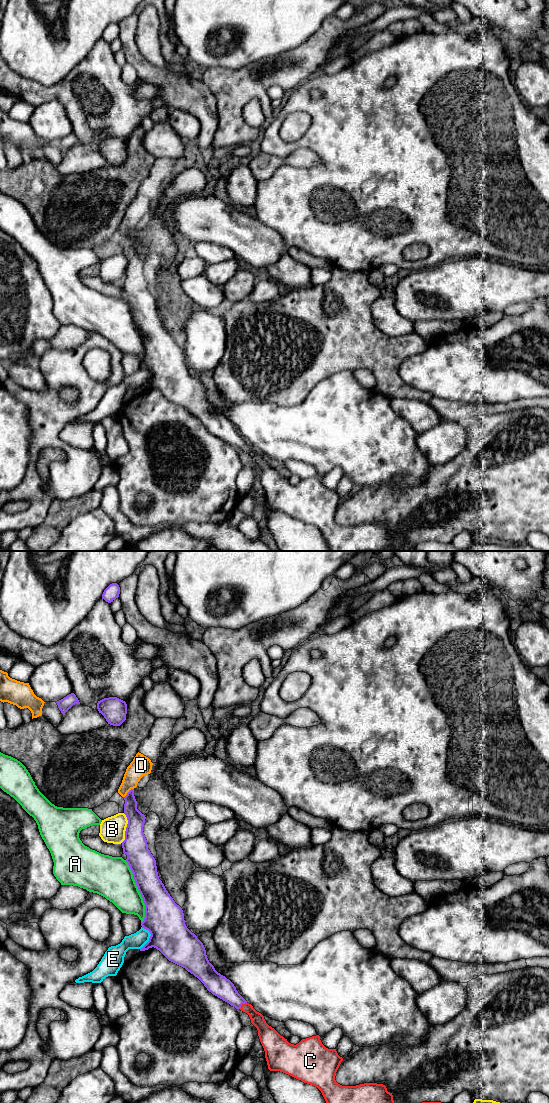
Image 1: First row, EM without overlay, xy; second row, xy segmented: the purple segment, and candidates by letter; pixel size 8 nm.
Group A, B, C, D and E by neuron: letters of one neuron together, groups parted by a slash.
A / B / C / D / E

